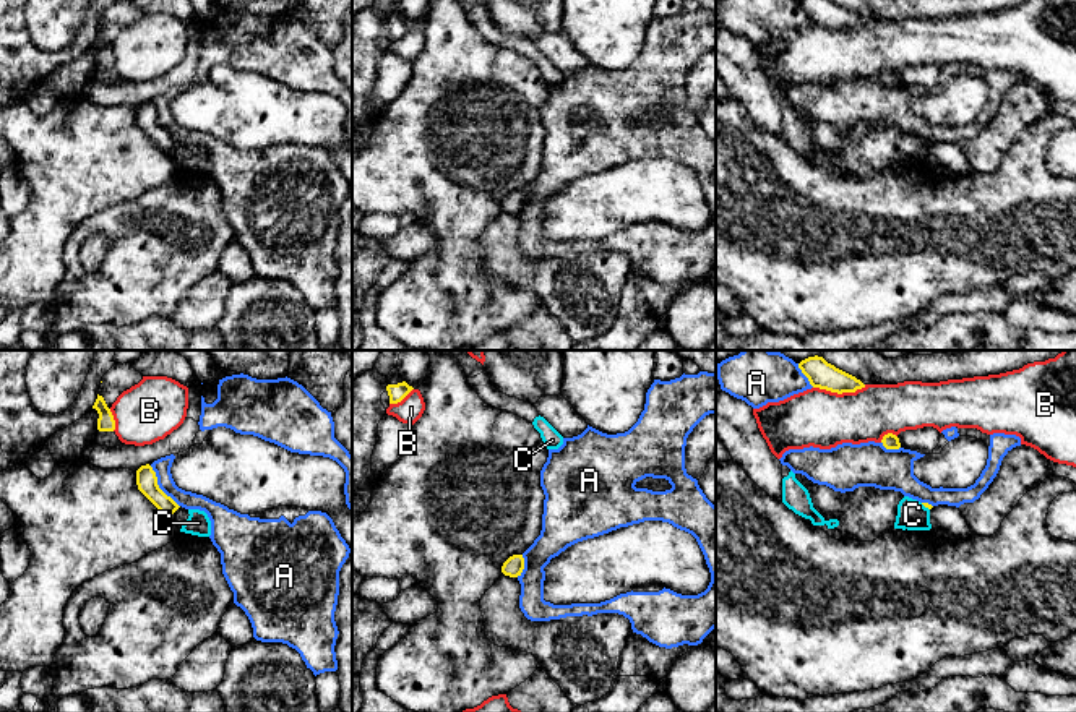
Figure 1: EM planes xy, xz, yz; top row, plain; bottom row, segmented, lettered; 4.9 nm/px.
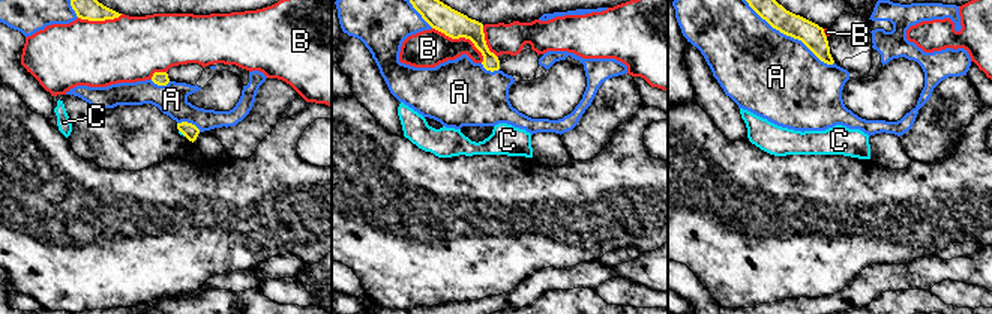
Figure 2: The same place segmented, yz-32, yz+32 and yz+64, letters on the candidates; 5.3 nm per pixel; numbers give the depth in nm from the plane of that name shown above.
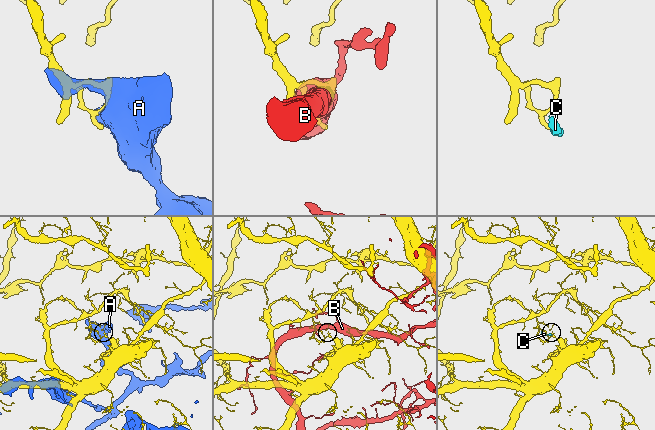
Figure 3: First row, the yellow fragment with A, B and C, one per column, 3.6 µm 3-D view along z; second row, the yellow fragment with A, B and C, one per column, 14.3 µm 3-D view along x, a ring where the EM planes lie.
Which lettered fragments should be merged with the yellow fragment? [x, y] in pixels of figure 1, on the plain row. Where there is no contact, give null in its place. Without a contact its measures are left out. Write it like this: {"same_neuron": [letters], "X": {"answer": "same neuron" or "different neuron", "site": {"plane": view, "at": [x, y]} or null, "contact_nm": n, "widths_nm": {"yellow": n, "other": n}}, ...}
{"same_neuron": [], "A": {"answer": "different neuron", "site": {"plane": "xy", "at": [158, 124]}, "contact_nm": 260, "widths_nm": {"yellow": 110, "other": 90}}, "B": {"answer": "different neuron", "site": {"plane": "yz", "at": [839, 30]}, "contact_nm": 260, "widths_nm": {"yellow": 130, "other": 280}}, "C": {"answer": "different neuron", "site": {"plane": "yz", "at": [925, 143]}, "contact_nm": 60, "widths_nm": {"yellow": 20, "other": 150}}}

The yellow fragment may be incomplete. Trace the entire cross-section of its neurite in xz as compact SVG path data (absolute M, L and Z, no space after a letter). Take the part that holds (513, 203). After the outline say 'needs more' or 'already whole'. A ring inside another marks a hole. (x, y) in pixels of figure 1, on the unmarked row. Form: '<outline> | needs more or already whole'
M513 191L513 193L510 193L510 195L503 199L503 203L501 203L501 209L503 209L505 212L510 212L510 214L518 214L518 212L521 212L523 206L524 206L524 195L523 195L523 191Z | already whole

